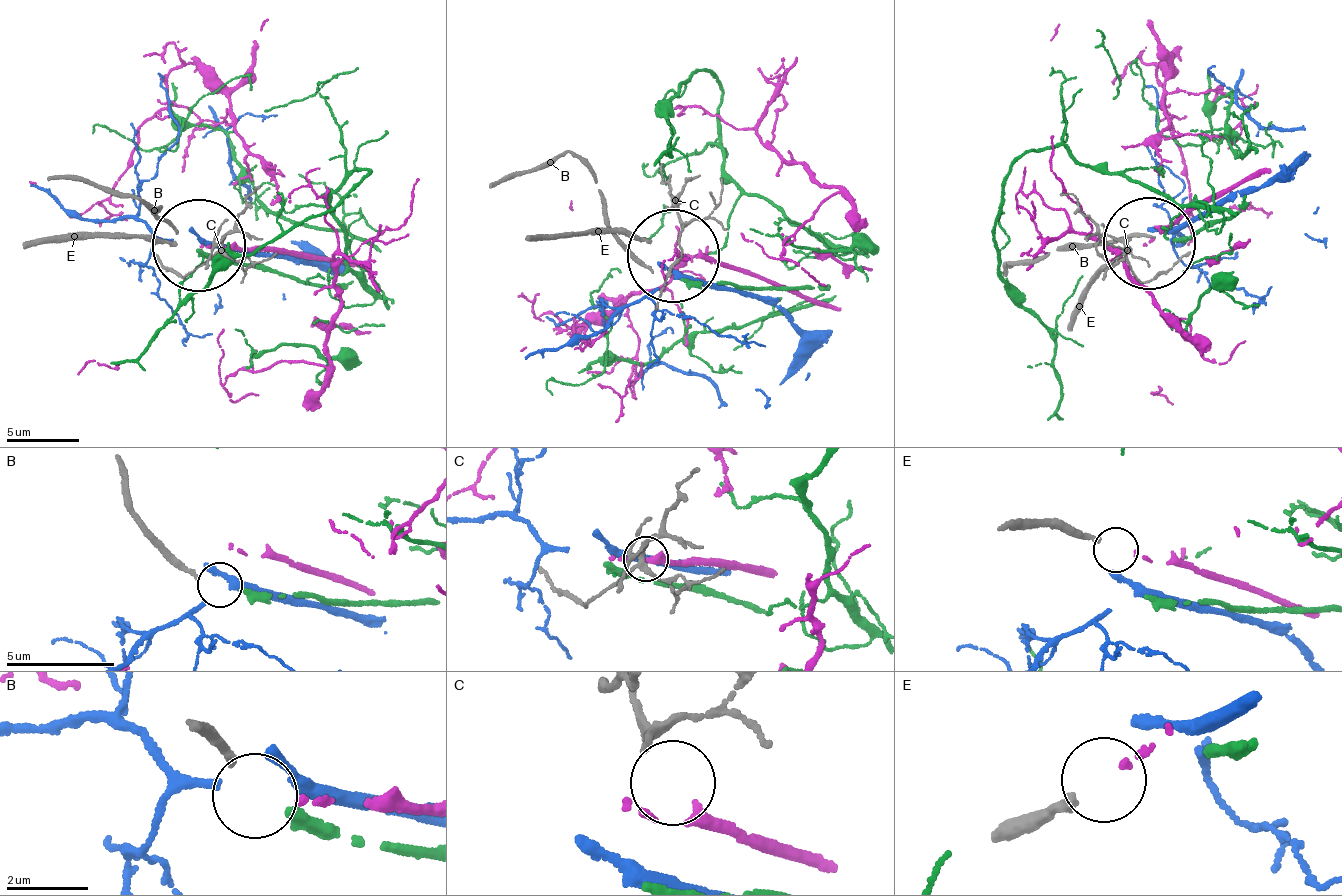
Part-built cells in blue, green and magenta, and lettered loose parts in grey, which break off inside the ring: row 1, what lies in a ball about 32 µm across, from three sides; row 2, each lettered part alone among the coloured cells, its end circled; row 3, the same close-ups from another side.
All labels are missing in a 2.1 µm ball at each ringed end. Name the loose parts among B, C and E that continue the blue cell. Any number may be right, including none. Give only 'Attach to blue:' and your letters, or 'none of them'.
Attach to blue: none of them

